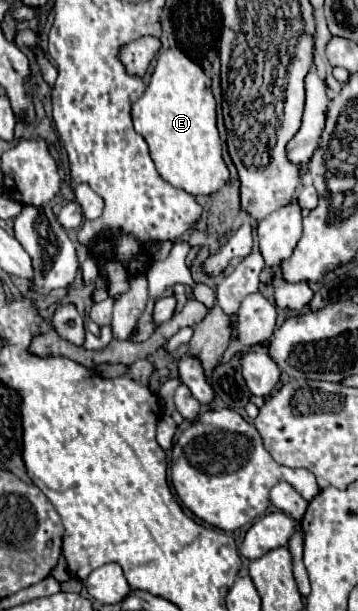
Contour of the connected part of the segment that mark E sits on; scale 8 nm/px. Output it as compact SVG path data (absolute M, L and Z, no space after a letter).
M168 49L168 51L160 53L152 79L150 79L144 95L132 103L130 115L132 115L136 133L142 135L142 139L148 143L150 157L160 173L160 177L166 183L170 183L172 187L178 187L190 195L210 195L228 183L230 173L222 159L222 143L220 143L220 135L216 129L216 101L210 91L210 77L202 71L202 67L198 63L184 57L184 53L180 53L180 49Z

